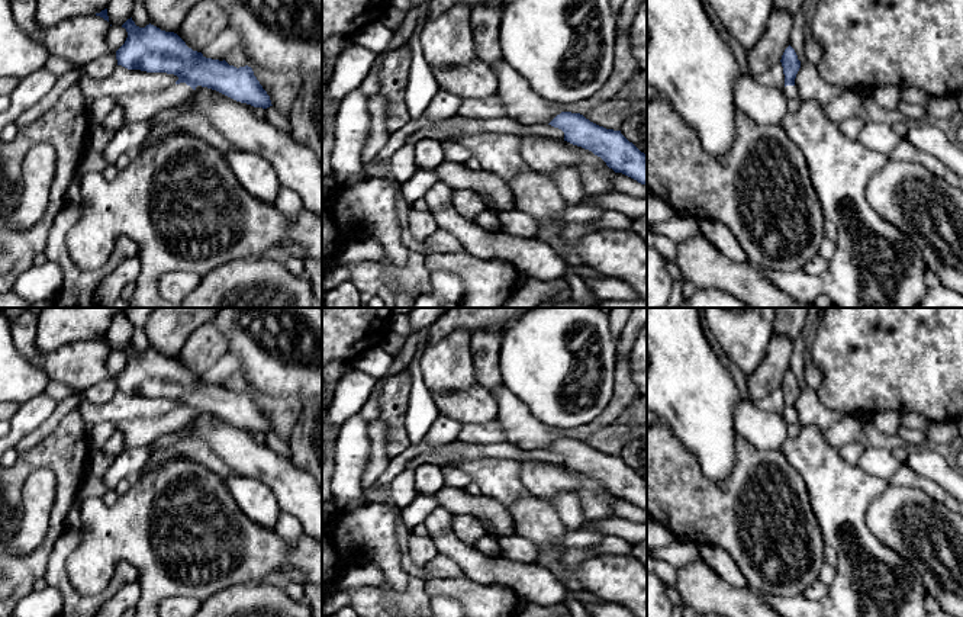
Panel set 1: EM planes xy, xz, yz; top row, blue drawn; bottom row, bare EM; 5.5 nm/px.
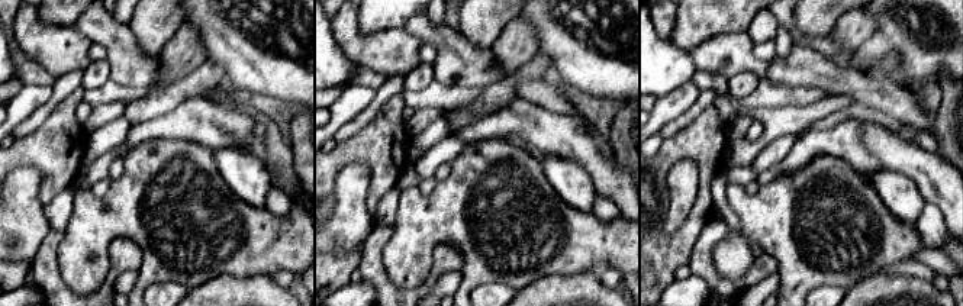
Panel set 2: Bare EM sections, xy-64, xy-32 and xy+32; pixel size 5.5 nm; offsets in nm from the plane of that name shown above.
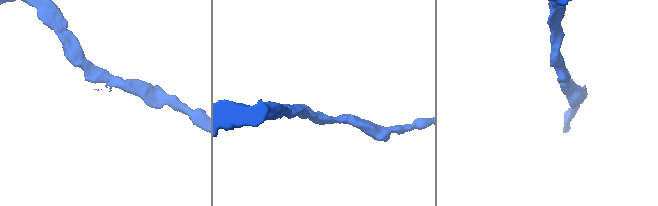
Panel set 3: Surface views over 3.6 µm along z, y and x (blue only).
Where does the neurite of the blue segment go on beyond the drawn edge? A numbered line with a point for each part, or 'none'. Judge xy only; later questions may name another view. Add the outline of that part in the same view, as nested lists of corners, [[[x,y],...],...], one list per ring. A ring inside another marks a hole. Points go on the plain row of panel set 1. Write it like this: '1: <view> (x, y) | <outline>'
1: xy (141, 431) | [[[186,408],[173,409],[158,418],[135,418],[116,421],[117,430],[125,437],[123,450],[133,447],[146,447],[160,437],[189,425],[196,415]]]

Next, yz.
1: yz (791, 417) | [[[786,411],[782,415],[783,415],[788,425],[792,425],[792,424],[798,422],[796,411]]]

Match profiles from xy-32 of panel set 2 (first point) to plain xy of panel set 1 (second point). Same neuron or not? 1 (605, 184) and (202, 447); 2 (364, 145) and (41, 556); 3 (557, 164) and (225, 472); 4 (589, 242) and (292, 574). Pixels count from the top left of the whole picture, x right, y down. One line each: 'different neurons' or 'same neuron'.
1: different neurons
2: same neuron
3: different neurons
4: different neurons

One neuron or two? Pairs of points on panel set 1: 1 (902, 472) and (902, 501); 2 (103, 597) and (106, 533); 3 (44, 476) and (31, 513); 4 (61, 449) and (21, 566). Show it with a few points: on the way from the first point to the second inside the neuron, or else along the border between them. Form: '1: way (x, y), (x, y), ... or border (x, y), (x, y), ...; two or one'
1: border (888, 484), (918, 488), (934, 500); two
2: border (121, 559), (137, 569), (138, 581); two
3: way (39, 485), (36, 504); one
4: way (63, 479), (63, 503), (50, 542); one

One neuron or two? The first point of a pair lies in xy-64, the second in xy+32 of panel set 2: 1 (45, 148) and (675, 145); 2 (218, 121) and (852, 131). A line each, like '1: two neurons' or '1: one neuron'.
1: one neuron
2: two neurons

